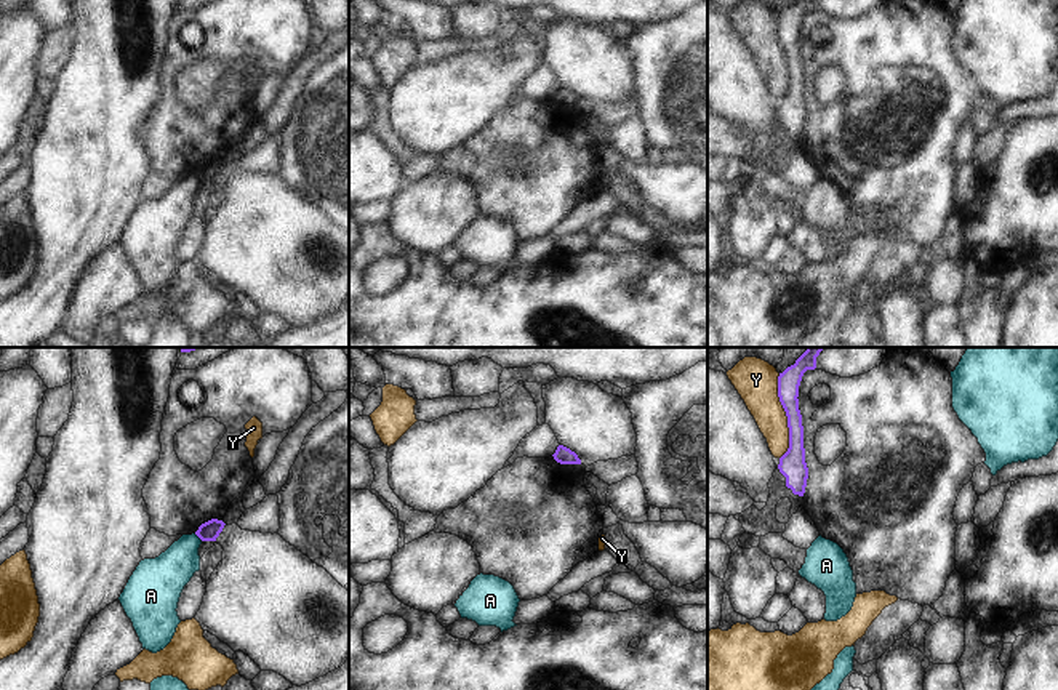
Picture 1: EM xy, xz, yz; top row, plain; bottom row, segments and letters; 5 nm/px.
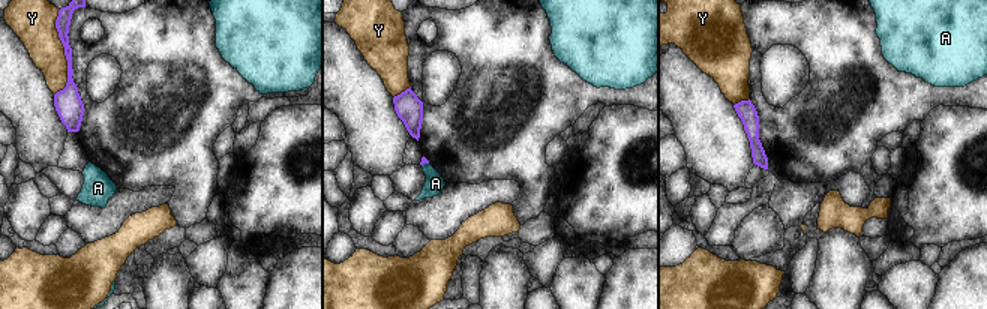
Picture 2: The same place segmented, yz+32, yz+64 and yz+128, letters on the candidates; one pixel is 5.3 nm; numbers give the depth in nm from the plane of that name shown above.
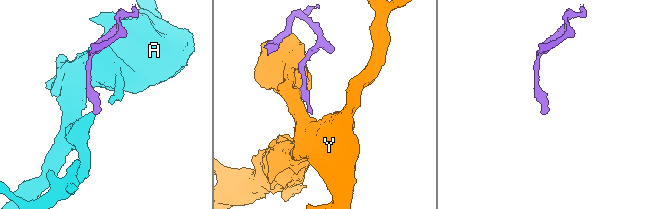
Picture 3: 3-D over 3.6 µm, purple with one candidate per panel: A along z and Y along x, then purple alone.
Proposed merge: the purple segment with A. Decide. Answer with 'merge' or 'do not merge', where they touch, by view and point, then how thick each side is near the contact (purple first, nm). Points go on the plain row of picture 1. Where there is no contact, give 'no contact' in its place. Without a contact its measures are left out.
do not merge | xy (199, 178) | 100/200 nm

